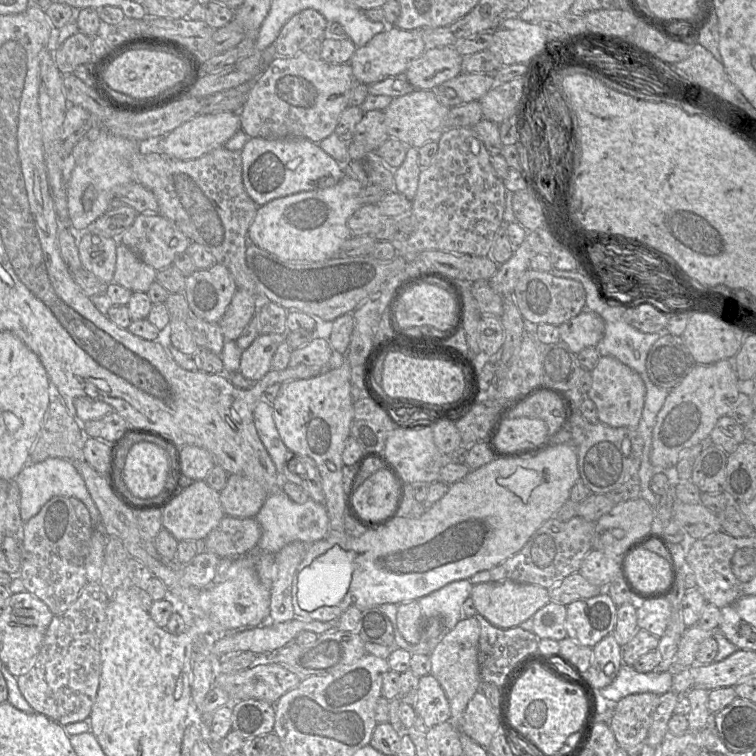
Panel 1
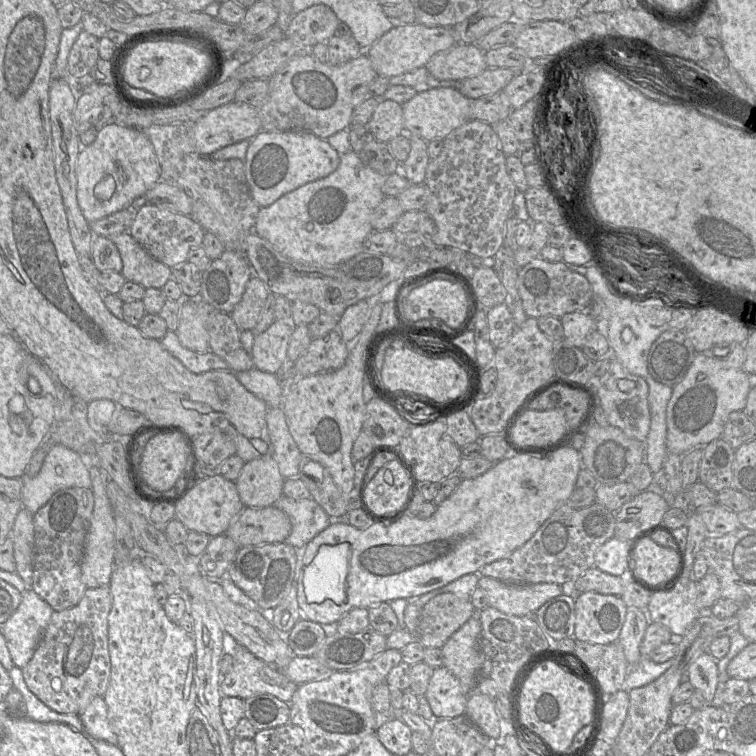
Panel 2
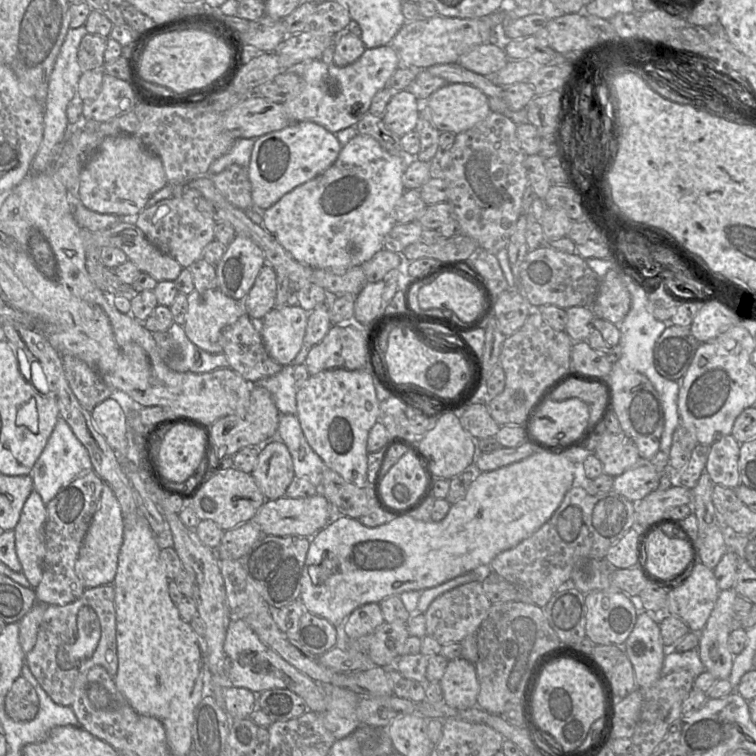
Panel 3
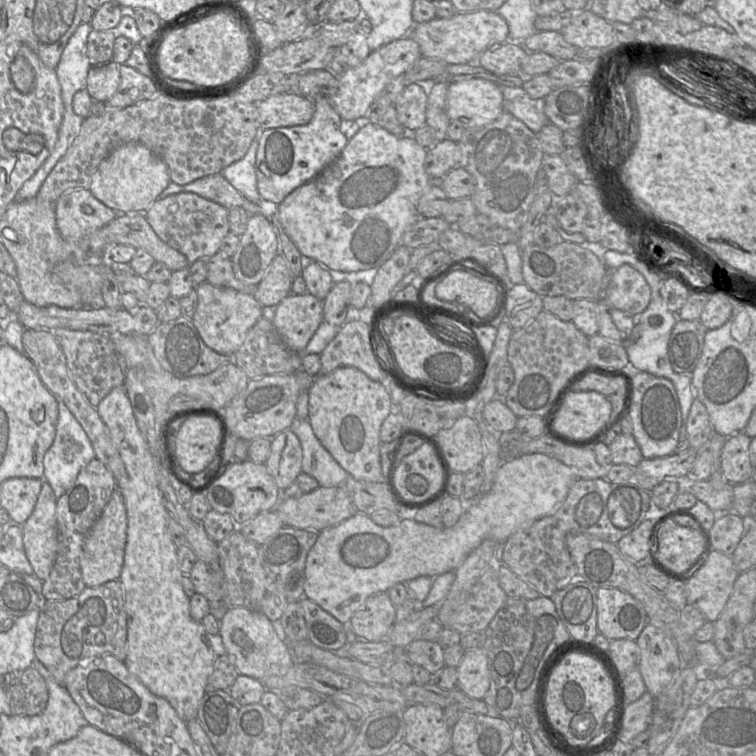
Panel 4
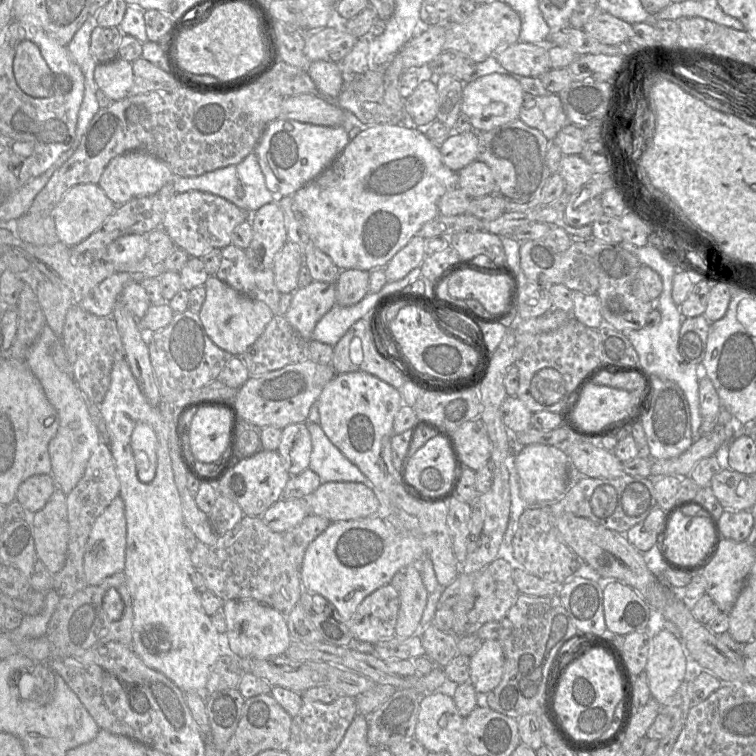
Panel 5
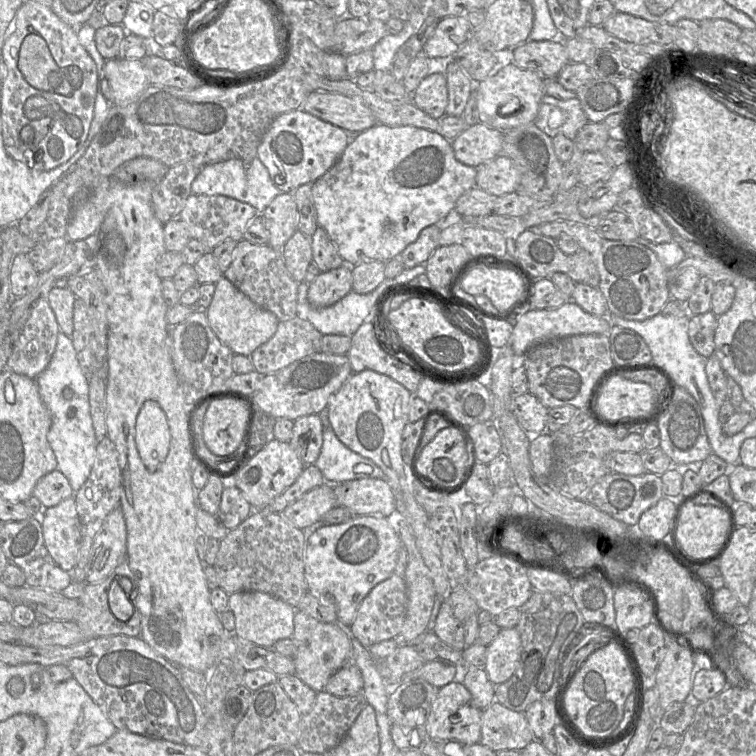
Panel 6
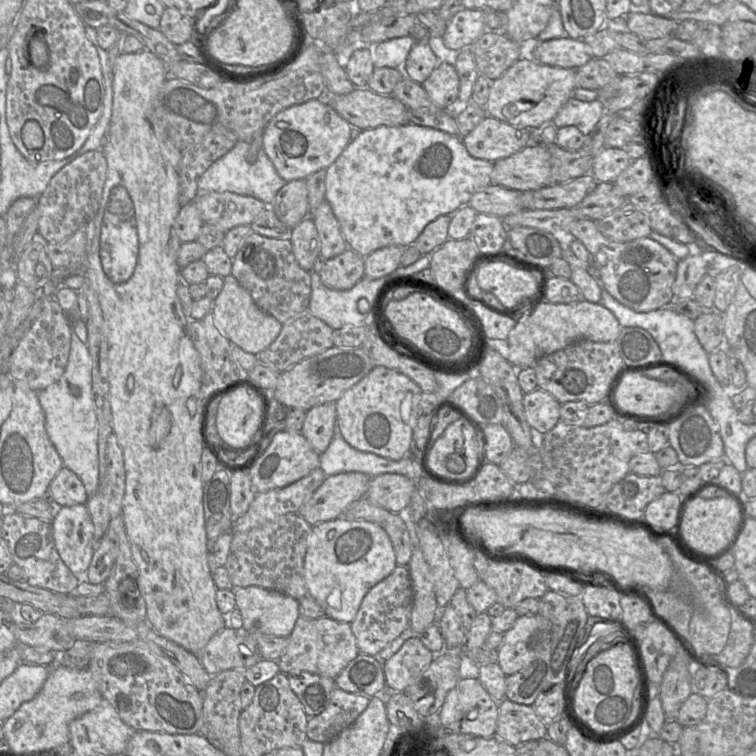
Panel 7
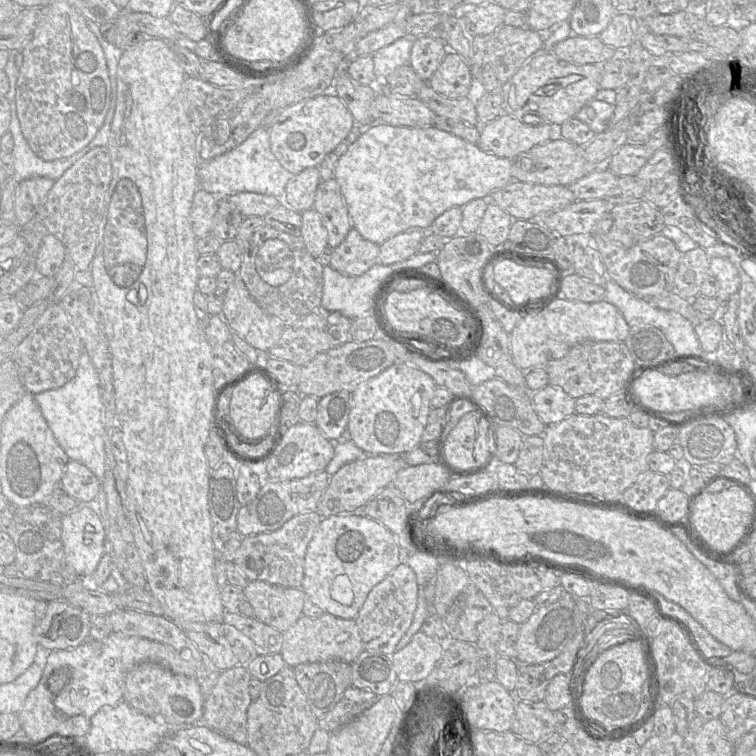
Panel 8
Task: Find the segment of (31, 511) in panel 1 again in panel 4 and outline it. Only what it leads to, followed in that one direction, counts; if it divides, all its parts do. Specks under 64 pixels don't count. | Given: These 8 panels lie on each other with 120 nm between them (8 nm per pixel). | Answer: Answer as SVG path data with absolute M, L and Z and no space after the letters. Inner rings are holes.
M58 401L58 410L55 438L43 458L43 479L50 485L57 499L73 485L80 470L95 458L88 436L62 401Z

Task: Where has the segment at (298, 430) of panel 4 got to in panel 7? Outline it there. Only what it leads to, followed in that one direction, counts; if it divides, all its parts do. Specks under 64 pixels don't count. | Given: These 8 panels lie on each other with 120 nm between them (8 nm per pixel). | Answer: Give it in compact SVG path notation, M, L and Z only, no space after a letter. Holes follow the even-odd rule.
M338 422L335 423L334 435L328 448L320 455L320 469L326 476L360 472L369 477L376 477L392 473L419 480L423 475L418 460L412 456L391 460L353 448L343 438Z

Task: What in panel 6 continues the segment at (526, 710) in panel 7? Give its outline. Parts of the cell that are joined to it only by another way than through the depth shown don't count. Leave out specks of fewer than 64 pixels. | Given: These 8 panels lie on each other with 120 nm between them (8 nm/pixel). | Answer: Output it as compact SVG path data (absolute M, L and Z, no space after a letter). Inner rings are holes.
M497 701L482 711L480 743L494 752L522 750L534 739L524 712L510 710Z

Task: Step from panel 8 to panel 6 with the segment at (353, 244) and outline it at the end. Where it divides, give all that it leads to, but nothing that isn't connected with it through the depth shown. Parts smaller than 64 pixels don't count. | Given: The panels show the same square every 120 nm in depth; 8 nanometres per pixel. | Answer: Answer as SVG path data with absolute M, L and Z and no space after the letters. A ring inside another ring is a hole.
M343 264L339 268L319 275L310 283L307 299L313 307L330 306L352 291L351 266Z

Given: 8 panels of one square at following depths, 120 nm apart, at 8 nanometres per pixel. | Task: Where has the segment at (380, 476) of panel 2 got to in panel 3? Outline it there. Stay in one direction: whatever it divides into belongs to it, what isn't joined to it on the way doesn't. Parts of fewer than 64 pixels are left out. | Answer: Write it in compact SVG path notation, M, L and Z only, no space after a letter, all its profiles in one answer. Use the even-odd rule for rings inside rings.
M407 451L375 486L377 500L388 509L403 508L419 496L425 486L425 474L416 456Z

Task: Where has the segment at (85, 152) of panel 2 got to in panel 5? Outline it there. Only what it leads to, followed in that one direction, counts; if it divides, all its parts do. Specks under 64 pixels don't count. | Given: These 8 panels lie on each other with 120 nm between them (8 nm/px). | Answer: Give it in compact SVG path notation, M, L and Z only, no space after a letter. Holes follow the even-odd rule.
M130 151L113 158L104 169L98 182L116 206L123 205L134 198L154 195L167 182L173 181L174 174L169 165L146 151Z

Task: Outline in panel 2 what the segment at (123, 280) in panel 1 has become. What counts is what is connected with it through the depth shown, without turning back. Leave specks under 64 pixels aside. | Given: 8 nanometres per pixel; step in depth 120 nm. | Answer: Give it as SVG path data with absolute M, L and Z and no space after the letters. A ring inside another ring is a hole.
M129 232L115 236L112 241L120 253L121 274L127 281L161 289L171 278L171 268L153 258Z

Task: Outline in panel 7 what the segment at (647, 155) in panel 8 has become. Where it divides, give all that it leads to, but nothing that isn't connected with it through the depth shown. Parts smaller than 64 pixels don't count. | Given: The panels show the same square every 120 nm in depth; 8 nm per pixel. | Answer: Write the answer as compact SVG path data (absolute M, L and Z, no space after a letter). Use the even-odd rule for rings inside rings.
M603 147L593 158L590 174L598 183L613 183L632 161L623 148Z

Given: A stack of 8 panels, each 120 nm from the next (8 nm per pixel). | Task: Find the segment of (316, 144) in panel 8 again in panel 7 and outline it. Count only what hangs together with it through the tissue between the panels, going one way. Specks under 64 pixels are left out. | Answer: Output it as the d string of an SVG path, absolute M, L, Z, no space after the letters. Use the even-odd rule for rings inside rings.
M318 99L293 105L276 114L264 129L263 149L272 161L277 173L286 182L306 179L311 174L327 169L349 144L351 124L342 118L329 104Z

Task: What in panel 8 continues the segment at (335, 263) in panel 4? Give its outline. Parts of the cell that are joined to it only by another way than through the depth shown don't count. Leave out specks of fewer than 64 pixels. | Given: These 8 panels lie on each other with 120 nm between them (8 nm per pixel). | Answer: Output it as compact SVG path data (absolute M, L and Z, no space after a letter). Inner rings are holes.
M379 124L361 134L340 157L334 178L344 197L351 227L363 238L381 245L411 228L428 229L443 212L468 202L488 197L513 181L513 159L483 151L449 132L431 127L405 127Z

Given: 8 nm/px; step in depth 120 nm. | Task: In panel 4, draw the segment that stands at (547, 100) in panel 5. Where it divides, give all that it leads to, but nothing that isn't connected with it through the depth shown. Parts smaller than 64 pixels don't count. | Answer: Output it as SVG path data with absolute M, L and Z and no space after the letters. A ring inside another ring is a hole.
M499 85L503 94L504 112L522 121L534 133L549 123L545 115L545 99L531 98L522 87Z

